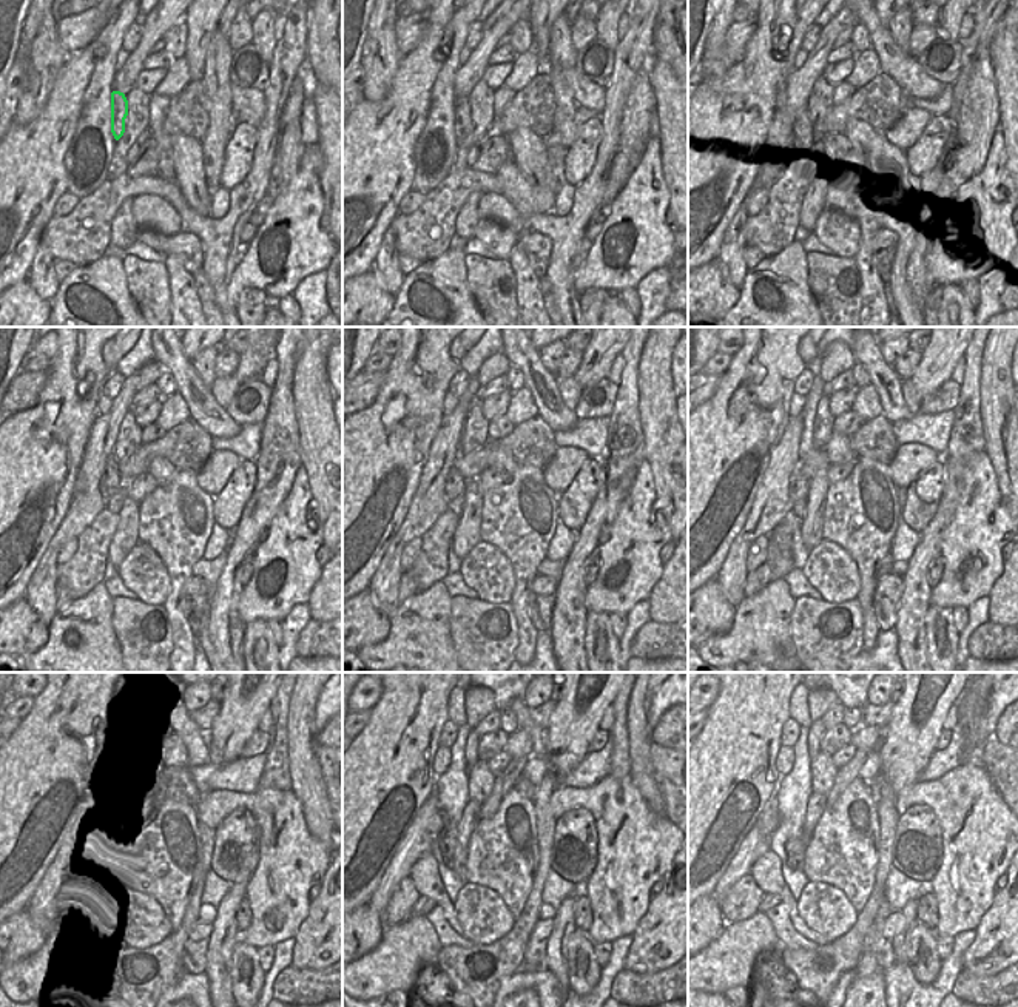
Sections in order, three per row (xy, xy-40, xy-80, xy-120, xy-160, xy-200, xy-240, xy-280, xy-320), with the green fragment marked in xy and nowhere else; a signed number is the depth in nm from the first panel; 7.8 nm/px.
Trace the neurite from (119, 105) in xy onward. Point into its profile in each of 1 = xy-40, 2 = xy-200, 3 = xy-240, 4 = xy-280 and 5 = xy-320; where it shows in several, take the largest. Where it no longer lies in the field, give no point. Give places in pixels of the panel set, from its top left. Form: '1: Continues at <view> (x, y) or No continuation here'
1: Continues at xy-40 (461, 105)
2: Continues at xy-200 (799, 486)
3: Continues at xy-240 (102, 839)
4: Continues at xy-280 (449, 845)
5: Continues at xy-320 (795, 848).

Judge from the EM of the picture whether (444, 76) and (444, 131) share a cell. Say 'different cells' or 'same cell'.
same cell

